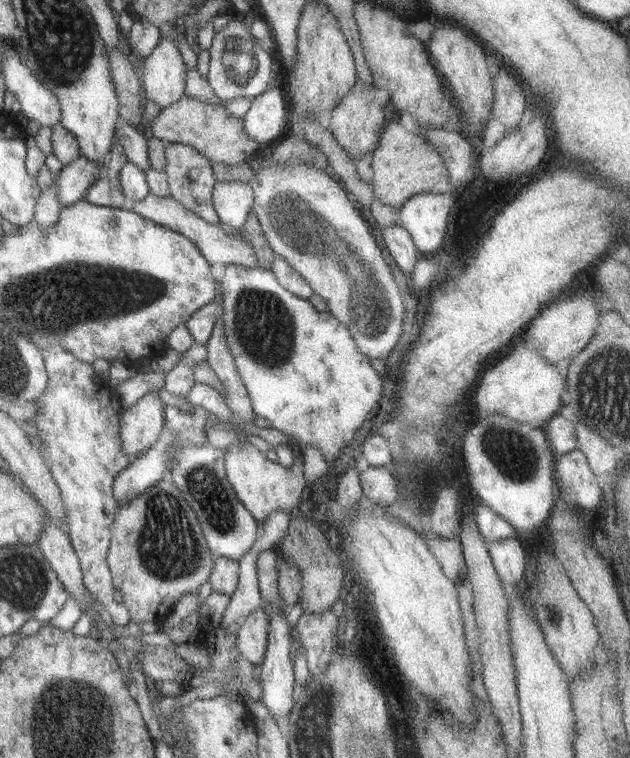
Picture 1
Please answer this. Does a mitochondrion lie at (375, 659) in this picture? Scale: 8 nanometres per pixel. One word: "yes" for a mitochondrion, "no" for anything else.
yes

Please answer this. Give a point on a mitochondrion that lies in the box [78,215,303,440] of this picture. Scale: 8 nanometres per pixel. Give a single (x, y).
(261, 323)

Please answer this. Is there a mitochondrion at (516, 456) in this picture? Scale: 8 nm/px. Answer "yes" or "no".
yes

